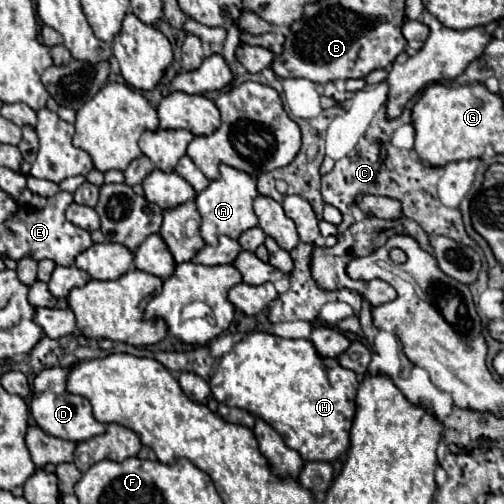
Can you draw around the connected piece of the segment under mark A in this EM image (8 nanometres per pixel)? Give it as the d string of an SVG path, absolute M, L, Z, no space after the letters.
M221 164L219 172L221 176L217 180L211 180L209 186L203 192L199 192L195 198L201 214L201 236L207 244L217 244L215 236L221 234L229 238L239 238L241 232L257 226L257 216L253 212L253 200L259 196L257 180L247 172L241 172L227 164Z

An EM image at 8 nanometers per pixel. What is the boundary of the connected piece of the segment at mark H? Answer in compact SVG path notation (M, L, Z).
M253 332L245 340L233 346L233 350L221 356L215 374L209 380L211 394L217 402L239 406L257 418L269 422L285 440L285 444L301 454L303 460L333 462L349 450L349 430L357 412L357 376L343 368L335 358L323 358L313 348L311 340L285 340L265 332Z

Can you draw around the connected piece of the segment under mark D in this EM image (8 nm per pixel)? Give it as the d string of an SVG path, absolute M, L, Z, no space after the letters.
M71 364L69 366L43 368L33 378L33 396L31 396L29 410L31 410L35 424L39 428L43 428L47 434L53 434L53 436L59 436L59 438L65 438L71 442L81 442L81 440L87 440L91 436L103 434L107 426L103 422L95 420L89 400L85 400L83 396L75 396L75 394L67 392L69 370L71 370Z

